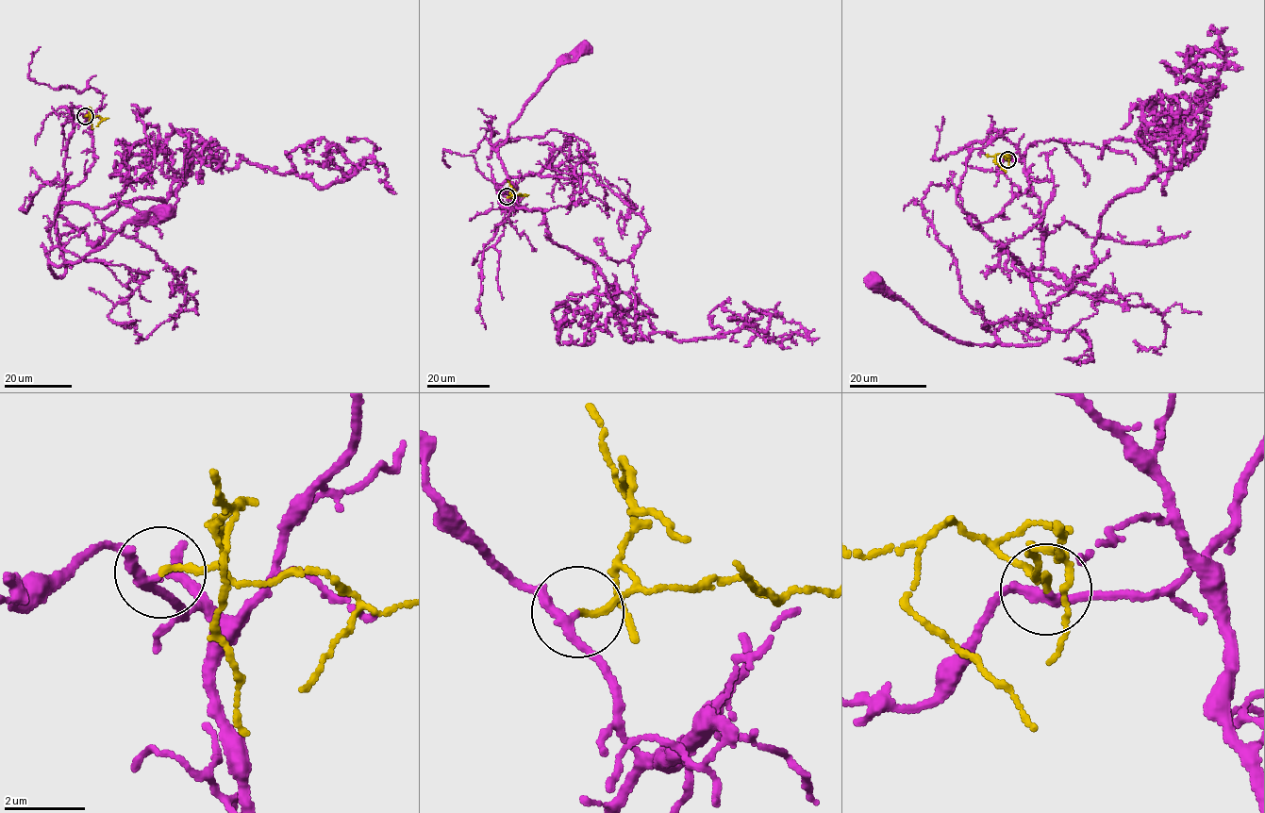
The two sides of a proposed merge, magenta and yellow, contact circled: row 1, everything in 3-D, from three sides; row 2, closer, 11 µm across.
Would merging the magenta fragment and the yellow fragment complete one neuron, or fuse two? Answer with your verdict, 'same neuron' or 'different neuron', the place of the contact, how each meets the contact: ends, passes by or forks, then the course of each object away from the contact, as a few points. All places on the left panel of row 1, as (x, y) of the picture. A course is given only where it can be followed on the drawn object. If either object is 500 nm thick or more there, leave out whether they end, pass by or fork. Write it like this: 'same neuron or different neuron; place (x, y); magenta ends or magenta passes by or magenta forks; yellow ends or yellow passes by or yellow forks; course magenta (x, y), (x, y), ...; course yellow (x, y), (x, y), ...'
same neuron; place (85, 116); magenta passes by; yellow ends; course magenta (85, 116), (93, 161), (57, 211), (66, 272), (55, 275), (50, 264), (75, 262), (125, 224), (166, 214); course yellow (85, 116), (91, 114), (91, 109), (90, 120), (92, 129)

